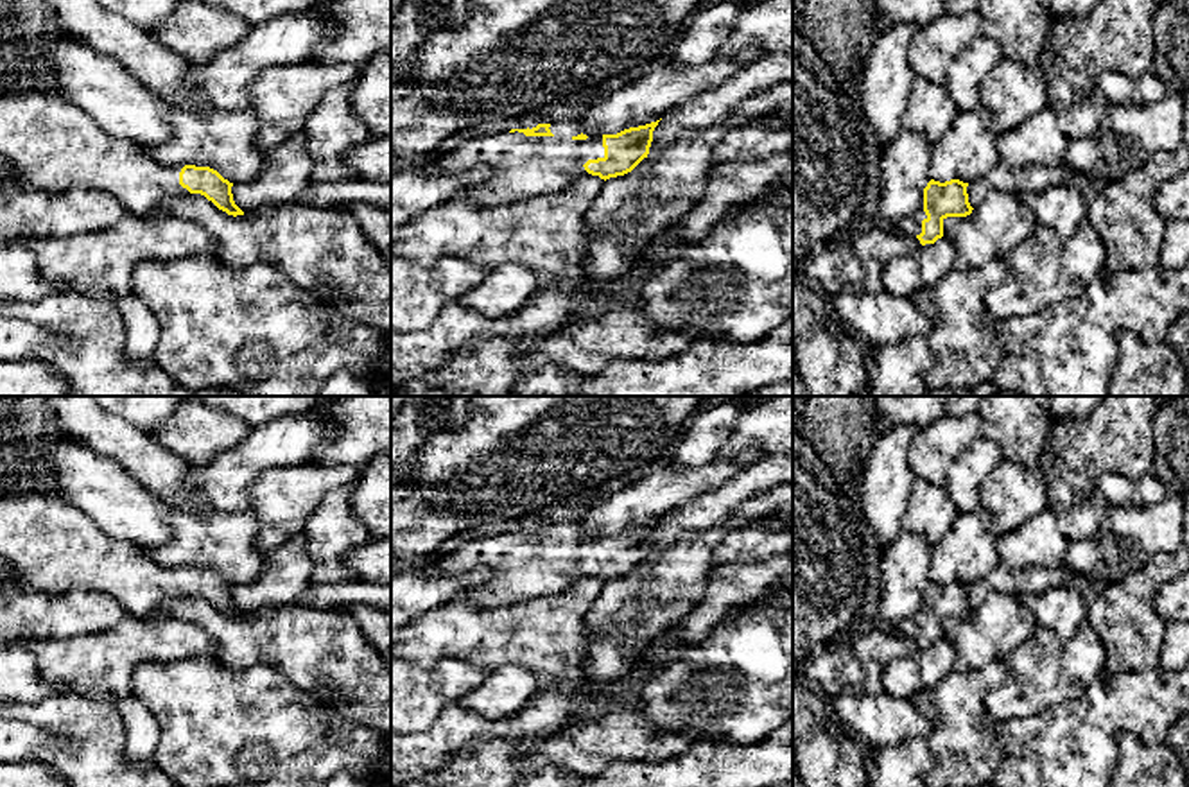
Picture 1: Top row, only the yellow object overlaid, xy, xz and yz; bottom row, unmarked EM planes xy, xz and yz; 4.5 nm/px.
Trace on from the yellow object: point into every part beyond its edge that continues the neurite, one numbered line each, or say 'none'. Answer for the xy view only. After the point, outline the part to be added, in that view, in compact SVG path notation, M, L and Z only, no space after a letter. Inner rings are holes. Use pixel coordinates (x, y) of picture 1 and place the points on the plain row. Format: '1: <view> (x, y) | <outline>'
1: xy (51, 544) | M57 497L0 498L0 559L36 590L97 592L140 620L152 620L174 599L199 597L179 586L183 568L158 565L145 550L108 536Z

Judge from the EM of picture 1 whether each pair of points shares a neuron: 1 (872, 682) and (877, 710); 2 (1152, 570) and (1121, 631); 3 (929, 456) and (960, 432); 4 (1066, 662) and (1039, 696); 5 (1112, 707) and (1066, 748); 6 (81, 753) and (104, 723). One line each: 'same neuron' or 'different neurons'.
1: different neurons
2: same neuron
3: same neuron
4: same neuron
5: same neuron
6: same neuron

